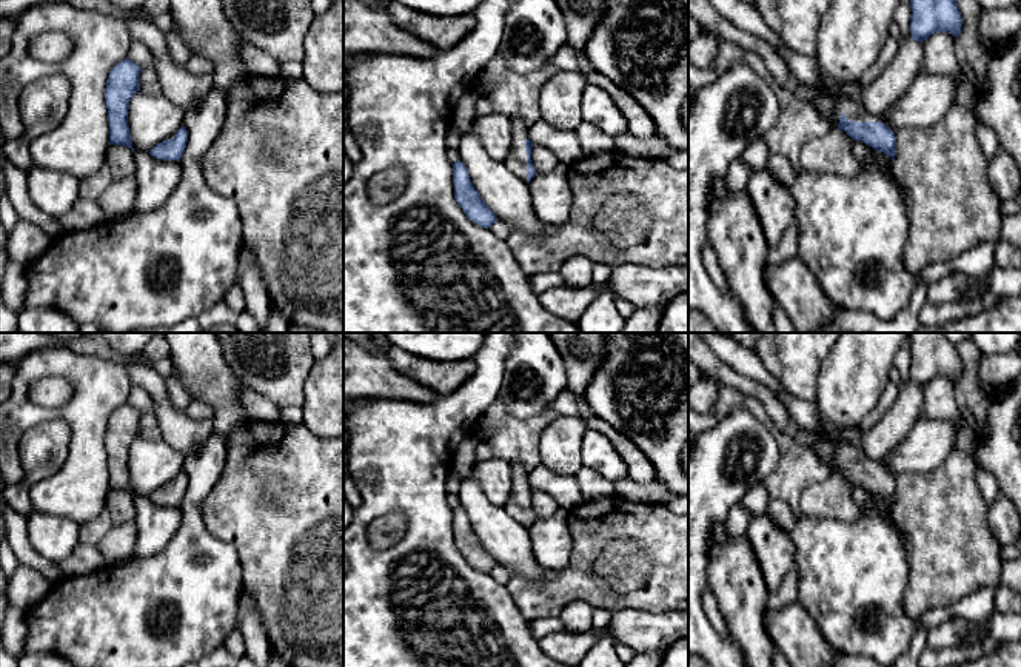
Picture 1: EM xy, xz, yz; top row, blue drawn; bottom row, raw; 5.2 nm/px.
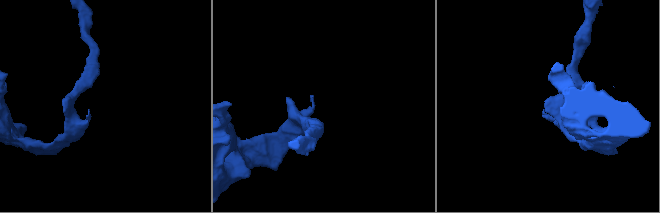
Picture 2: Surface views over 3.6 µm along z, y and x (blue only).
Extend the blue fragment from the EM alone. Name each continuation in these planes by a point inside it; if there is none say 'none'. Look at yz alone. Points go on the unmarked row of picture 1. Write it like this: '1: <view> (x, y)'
1: yz (829, 450)

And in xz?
1: xz (516, 506)

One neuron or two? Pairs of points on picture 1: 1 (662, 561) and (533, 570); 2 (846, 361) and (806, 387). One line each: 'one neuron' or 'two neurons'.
1: two neurons
2: two neurons

